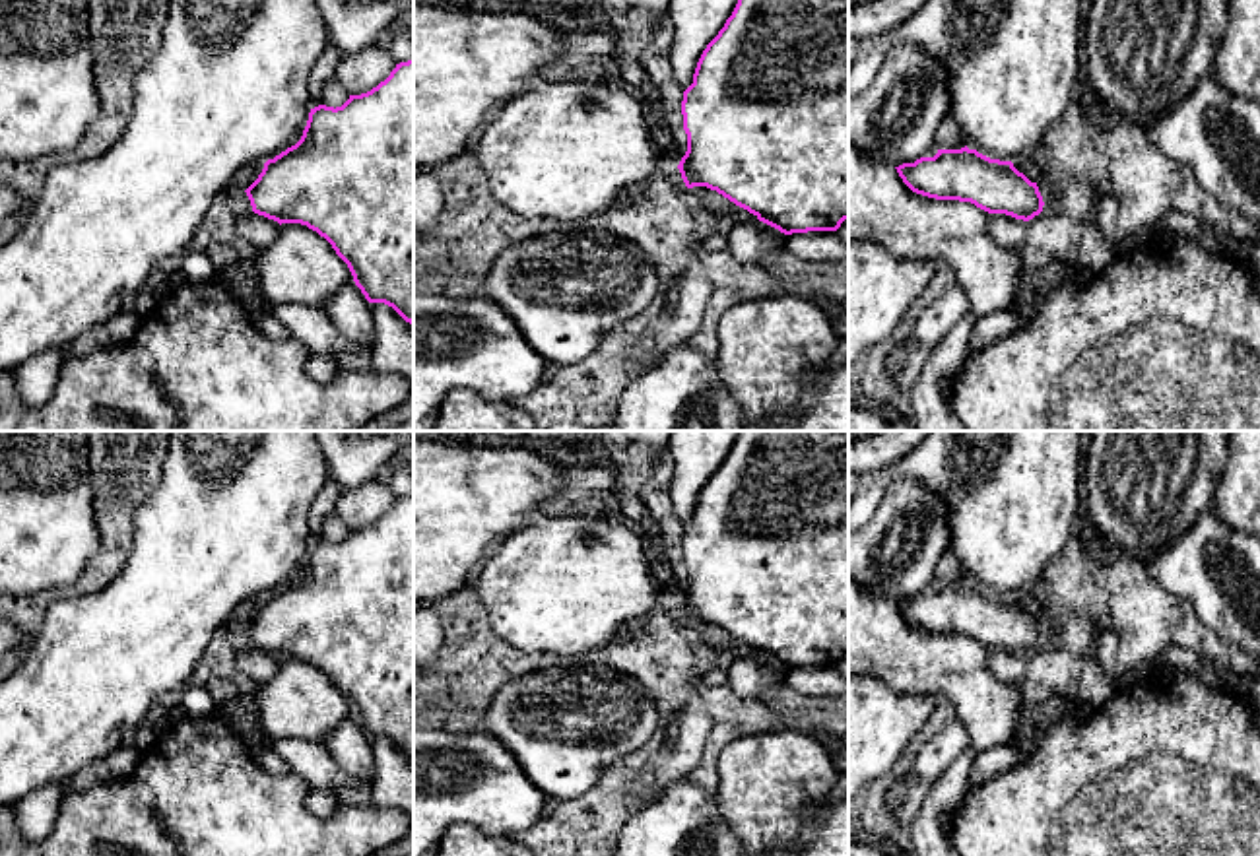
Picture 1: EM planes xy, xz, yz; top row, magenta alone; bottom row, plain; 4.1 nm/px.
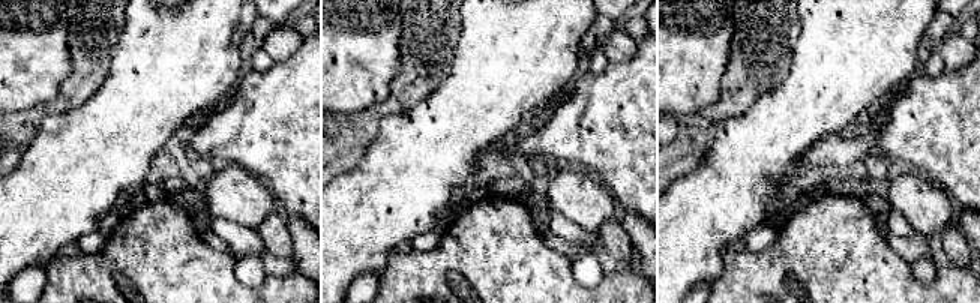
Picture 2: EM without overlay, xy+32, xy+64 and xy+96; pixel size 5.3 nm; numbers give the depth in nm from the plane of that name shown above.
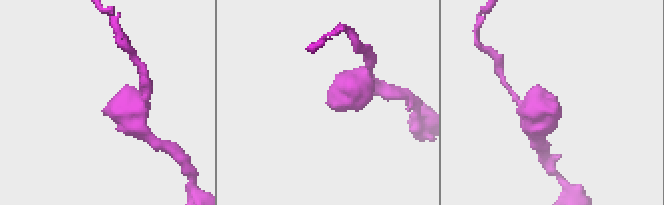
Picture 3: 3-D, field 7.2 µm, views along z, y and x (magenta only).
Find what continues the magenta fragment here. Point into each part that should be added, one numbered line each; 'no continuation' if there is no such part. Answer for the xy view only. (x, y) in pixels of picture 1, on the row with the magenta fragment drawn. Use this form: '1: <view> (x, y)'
no continuation

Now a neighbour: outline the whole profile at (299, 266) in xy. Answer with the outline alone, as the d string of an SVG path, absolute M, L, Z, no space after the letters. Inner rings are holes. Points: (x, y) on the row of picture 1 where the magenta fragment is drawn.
M282 223L278 237L254 258L268 305L322 309L353 276L332 245L301 223Z

